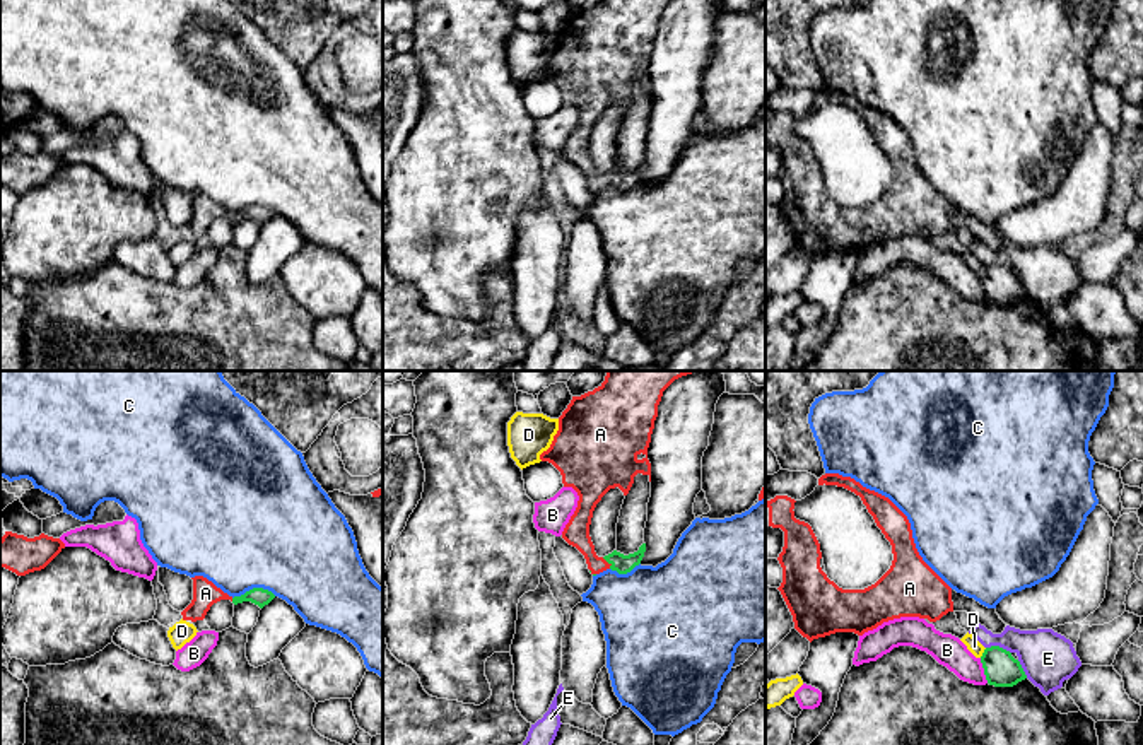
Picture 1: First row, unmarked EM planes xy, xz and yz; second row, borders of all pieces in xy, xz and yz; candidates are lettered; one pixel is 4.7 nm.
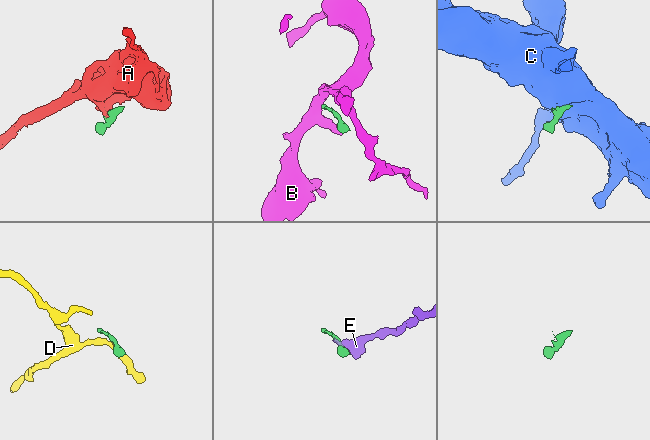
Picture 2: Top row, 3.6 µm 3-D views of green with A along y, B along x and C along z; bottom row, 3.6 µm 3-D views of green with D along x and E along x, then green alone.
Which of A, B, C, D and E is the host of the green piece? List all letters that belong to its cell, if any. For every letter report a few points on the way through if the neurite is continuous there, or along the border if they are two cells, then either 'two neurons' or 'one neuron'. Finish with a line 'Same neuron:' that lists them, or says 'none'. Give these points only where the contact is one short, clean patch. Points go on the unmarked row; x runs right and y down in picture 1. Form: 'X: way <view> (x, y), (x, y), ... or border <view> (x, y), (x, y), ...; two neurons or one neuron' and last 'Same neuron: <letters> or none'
A: way xz (622, 181), (607, 178), (598, 178), (576, 149); one neuron
B: border yz (979, 275), (988, 299); two neurons
C: two neurons
D: border yz (986, 265), (979, 274); two neurons
E: border yz (986, 263), (1002, 263), (1010, 270); two neurons
Same neuron: A

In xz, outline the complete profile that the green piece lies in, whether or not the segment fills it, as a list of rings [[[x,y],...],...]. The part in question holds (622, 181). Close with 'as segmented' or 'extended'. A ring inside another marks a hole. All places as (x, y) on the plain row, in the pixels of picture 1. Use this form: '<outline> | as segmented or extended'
[[[601,0],[593,9],[572,14],[559,34],[559,48],[550,65],[540,72],[542,79],[552,80],[560,89],[564,104],[572,104],[579,113],[577,125],[566,142],[562,155],[584,173],[593,193],[607,186],[627,191],[639,183],[644,174],[646,161],[629,173],[613,167],[605,174],[598,174],[589,154],[589,142],[596,121],[610,106],[618,104],[624,113],[627,113],[637,91],[648,92],[651,99],[648,65],[658,34],[658,22],[663,9],[670,2],[671,0]]] | extended

